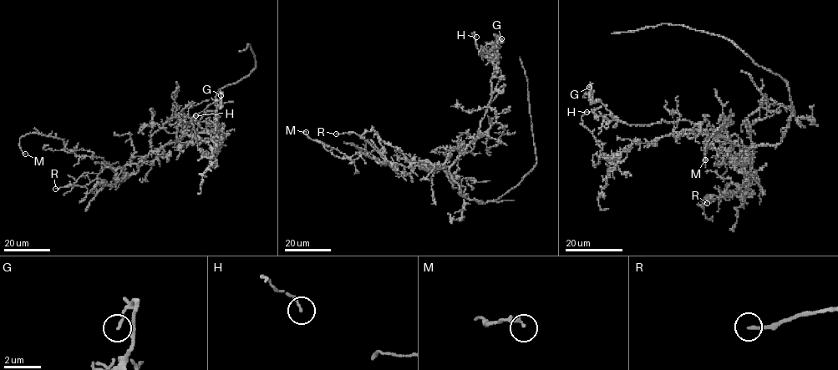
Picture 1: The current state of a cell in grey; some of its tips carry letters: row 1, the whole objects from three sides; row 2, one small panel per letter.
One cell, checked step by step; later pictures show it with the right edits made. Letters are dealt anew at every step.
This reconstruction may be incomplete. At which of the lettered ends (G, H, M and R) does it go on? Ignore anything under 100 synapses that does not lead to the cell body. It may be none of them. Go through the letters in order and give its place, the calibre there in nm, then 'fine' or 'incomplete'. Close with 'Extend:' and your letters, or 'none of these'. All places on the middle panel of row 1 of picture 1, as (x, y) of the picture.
G: at (501, 38); 120 nm thick; fine
H: at (476, 37); 100 nm thick; fine
M: at (306, 132); 190 nm thick; fine
R: at (336, 134); 180 nm thick; fine
Extend: none of these

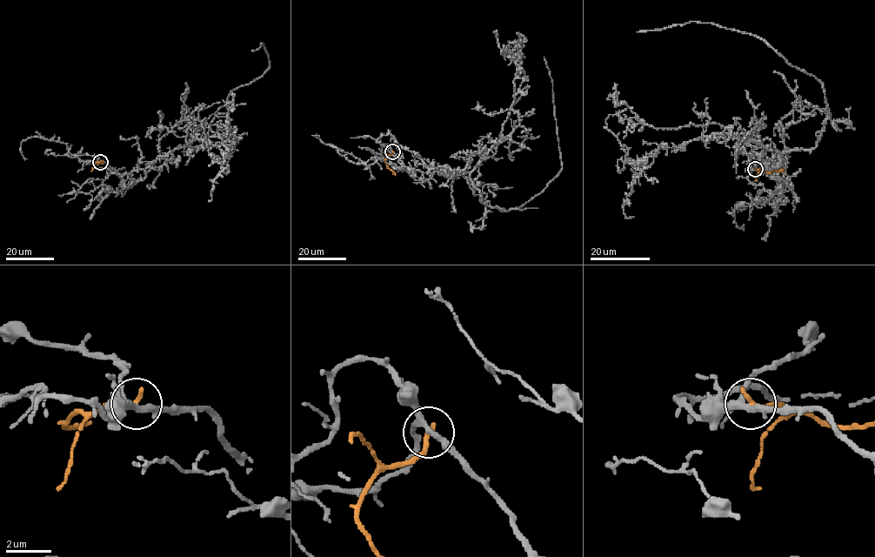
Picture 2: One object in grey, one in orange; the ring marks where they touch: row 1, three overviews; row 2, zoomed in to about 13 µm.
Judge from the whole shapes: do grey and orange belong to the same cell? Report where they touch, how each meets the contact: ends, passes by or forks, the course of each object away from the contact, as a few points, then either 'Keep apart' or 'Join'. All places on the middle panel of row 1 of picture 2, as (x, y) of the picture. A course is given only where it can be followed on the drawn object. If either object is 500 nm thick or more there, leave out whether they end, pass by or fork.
Place: (392, 151). At the ring grey forks. At the ring orange ends. Course of grey: (392, 151), (412, 171), (467, 172), (487, 205), (501, 211), (522, 206), (562, 168), (544, 57). Course of orange: (392, 152), (384, 162), (396, 176). Keep apart

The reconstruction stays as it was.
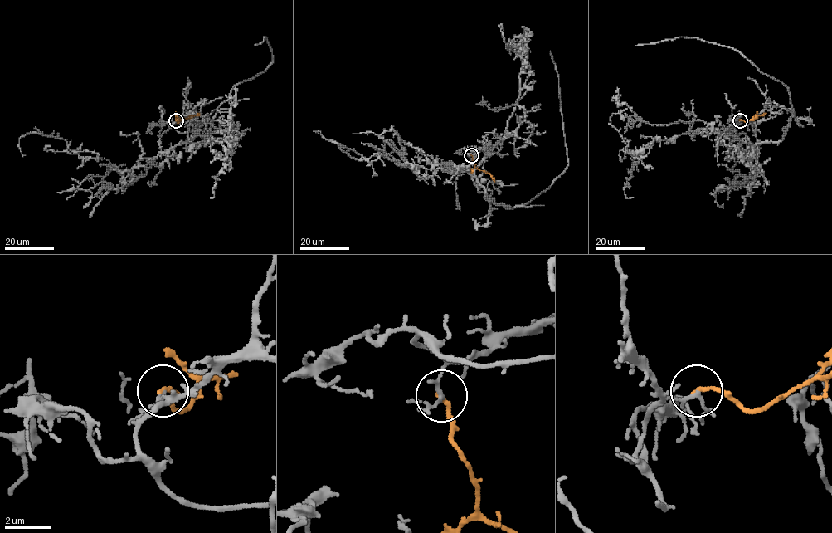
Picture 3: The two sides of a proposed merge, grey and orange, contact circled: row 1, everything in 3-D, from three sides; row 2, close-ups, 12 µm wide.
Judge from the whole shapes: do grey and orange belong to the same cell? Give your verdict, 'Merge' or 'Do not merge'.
Do not merge

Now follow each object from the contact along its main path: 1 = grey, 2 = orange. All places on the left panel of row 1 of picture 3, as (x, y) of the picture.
1: (176, 120), (194, 136), (180, 144), (190, 141), (232, 88), (262, 72), (271, 50), (265, 36), (255, 45)
2: (176, 120), (177, 122), (181, 118), (190, 118), (199, 114)

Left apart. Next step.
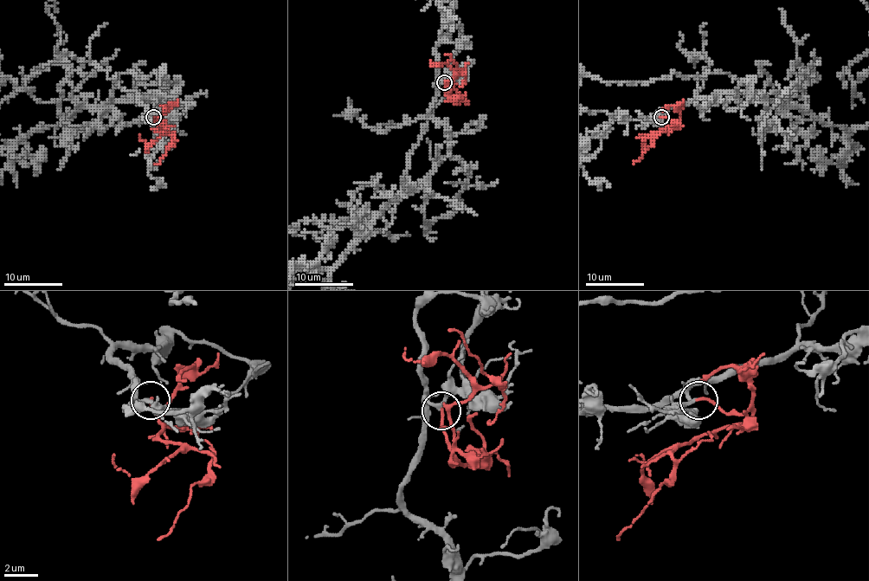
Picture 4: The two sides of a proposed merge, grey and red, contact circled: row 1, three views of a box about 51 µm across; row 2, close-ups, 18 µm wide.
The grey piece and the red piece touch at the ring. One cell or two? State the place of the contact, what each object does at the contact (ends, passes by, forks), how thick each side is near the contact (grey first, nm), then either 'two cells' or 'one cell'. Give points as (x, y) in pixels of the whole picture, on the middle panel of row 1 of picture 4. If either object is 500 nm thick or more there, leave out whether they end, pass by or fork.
at (444, 82); grey passes by; red ends there; 200 nm thick on the grey side, 190 nm on the other; one cell

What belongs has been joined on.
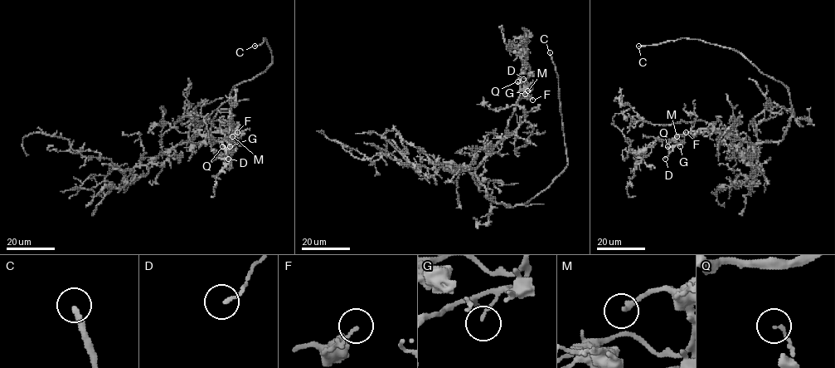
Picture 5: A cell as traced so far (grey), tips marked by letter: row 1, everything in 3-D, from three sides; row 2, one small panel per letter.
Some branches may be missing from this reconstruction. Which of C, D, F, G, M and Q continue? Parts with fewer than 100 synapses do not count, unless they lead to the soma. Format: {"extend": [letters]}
{"extend": ["C"]}

